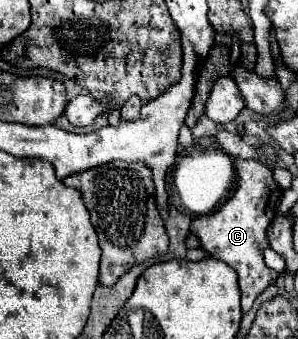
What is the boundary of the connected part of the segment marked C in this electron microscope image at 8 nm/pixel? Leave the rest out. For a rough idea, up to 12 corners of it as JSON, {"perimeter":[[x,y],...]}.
{"perimeter":[[259,161],[189,233],[237,271],[241,309],[280,276],[263,263],[281,191]]}

